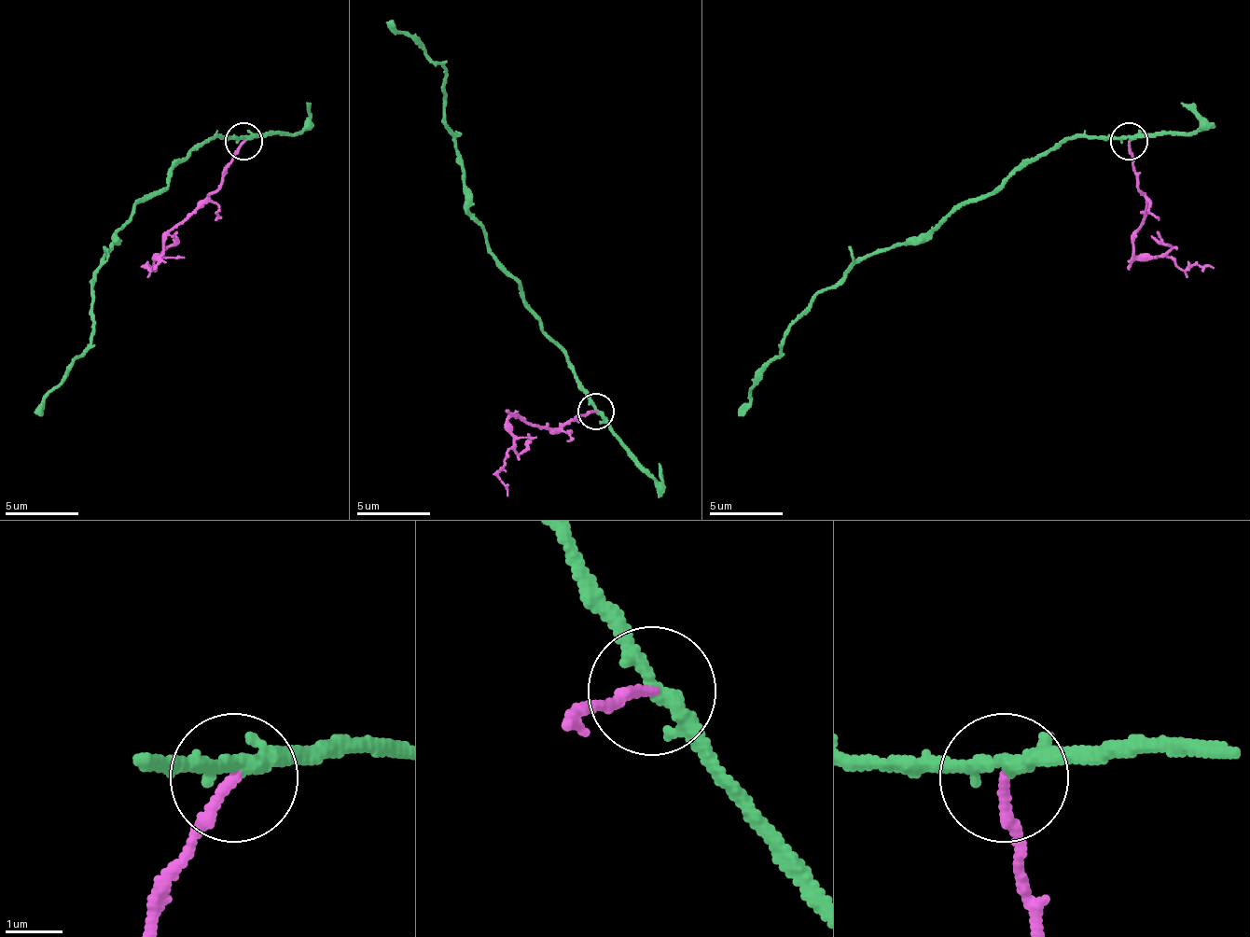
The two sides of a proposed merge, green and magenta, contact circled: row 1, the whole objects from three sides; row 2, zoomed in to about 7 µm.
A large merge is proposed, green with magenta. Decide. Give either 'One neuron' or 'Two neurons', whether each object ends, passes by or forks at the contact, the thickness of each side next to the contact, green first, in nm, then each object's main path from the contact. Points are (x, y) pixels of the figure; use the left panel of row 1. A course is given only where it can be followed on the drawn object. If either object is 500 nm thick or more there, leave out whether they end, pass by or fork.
One neuron. At the ring green forks. At the ring magenta ends. Thickness 200 nm (green) against 180 nm. Course of green: (243, 140), (210, 136), (184, 159), (169, 184), (121, 225), (91, 276), (91, 336), (48, 395), (40, 417). Course of magenta: (243, 140), (216, 188), (169, 232), (161, 255), (146, 269), (154, 269)

